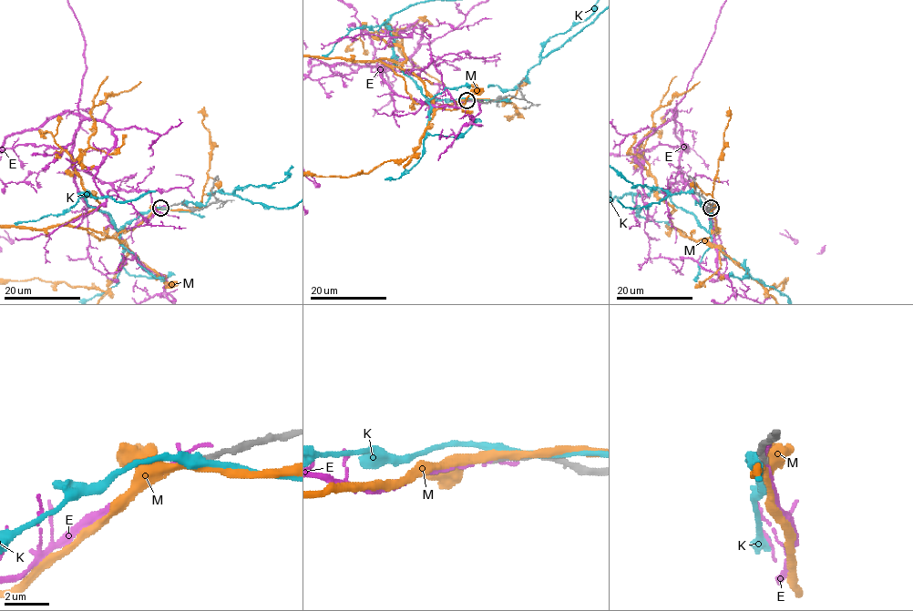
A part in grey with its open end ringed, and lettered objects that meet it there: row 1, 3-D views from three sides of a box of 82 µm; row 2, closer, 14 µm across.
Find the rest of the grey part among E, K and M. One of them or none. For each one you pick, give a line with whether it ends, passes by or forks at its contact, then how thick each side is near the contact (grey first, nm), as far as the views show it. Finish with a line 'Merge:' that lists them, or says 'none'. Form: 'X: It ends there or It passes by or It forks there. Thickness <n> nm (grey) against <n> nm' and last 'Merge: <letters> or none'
E: It passes by. Thickness 260 nm (grey) against 160 nm
Merge: E

